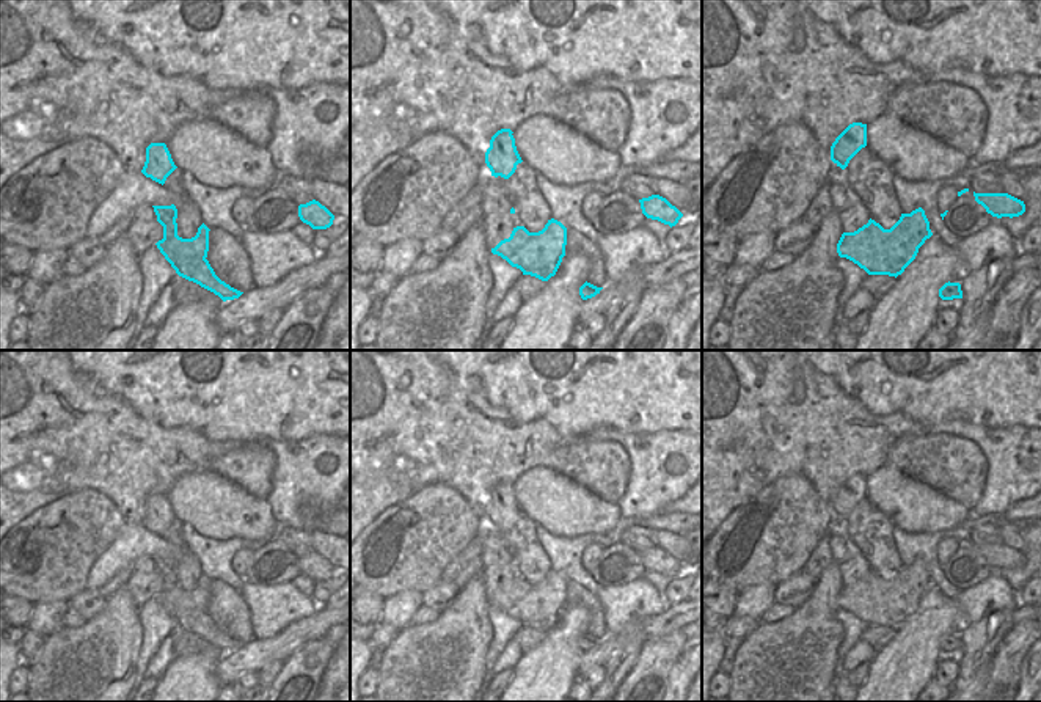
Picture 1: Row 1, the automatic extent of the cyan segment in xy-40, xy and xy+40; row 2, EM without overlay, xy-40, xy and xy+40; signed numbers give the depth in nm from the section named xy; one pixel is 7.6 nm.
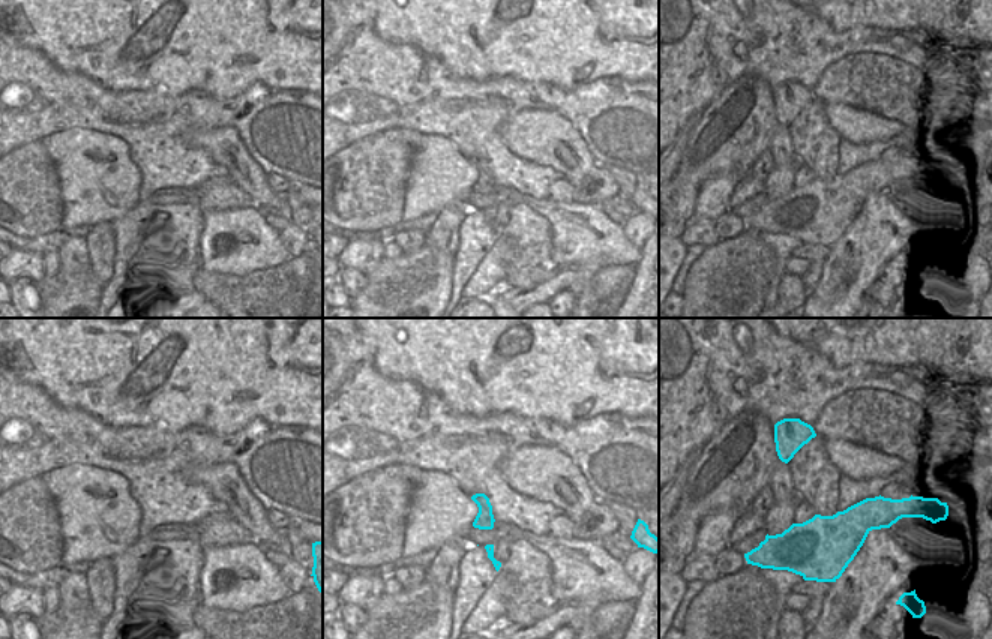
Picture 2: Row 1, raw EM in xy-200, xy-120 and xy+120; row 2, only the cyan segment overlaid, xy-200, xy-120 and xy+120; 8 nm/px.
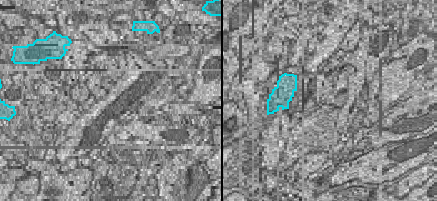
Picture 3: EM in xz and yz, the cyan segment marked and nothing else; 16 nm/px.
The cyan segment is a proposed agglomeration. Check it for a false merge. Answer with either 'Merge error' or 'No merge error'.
Merge error

